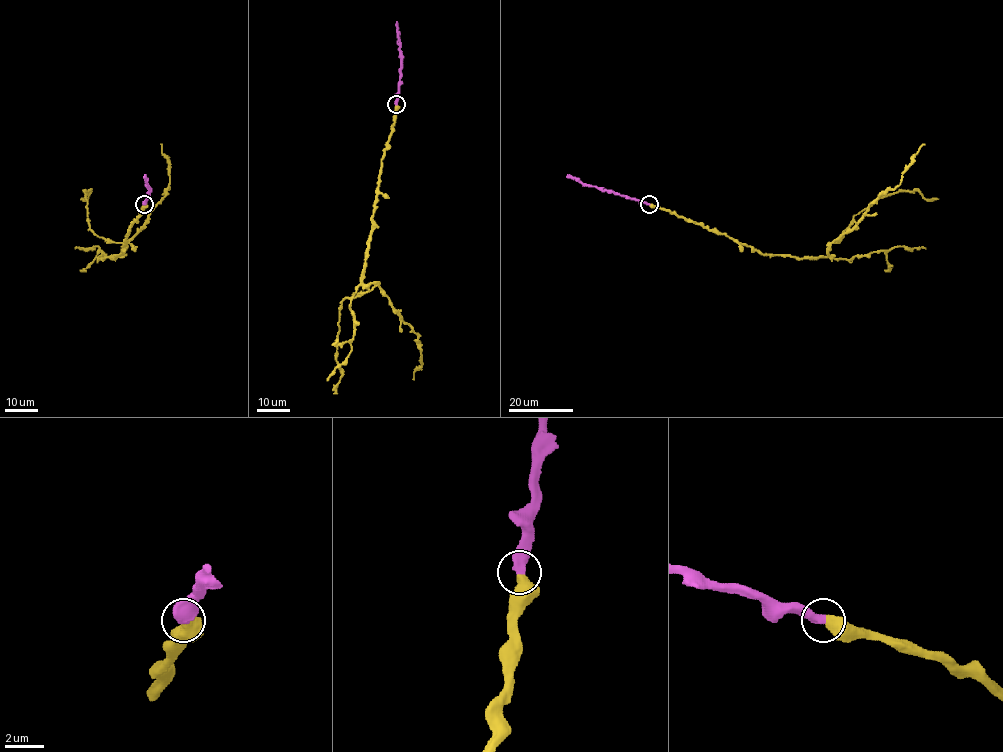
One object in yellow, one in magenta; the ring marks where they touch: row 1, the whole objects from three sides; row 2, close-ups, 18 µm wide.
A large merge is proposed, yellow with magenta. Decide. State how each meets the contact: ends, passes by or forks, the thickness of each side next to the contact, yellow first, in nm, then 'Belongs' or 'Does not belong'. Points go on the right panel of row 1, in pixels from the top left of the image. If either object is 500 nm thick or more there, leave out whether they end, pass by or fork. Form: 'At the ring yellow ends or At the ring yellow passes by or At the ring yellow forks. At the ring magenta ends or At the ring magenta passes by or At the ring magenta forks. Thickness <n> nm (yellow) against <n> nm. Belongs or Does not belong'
Thickness 650 nm (yellow) against 550 nm. Belongs

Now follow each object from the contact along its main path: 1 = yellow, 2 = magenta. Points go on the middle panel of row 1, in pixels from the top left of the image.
1: (396, 104), (362, 282), (377, 284), (342, 301), (336, 357), (342, 373), (333, 393)
2: (396, 104), (401, 56), (396, 21)

